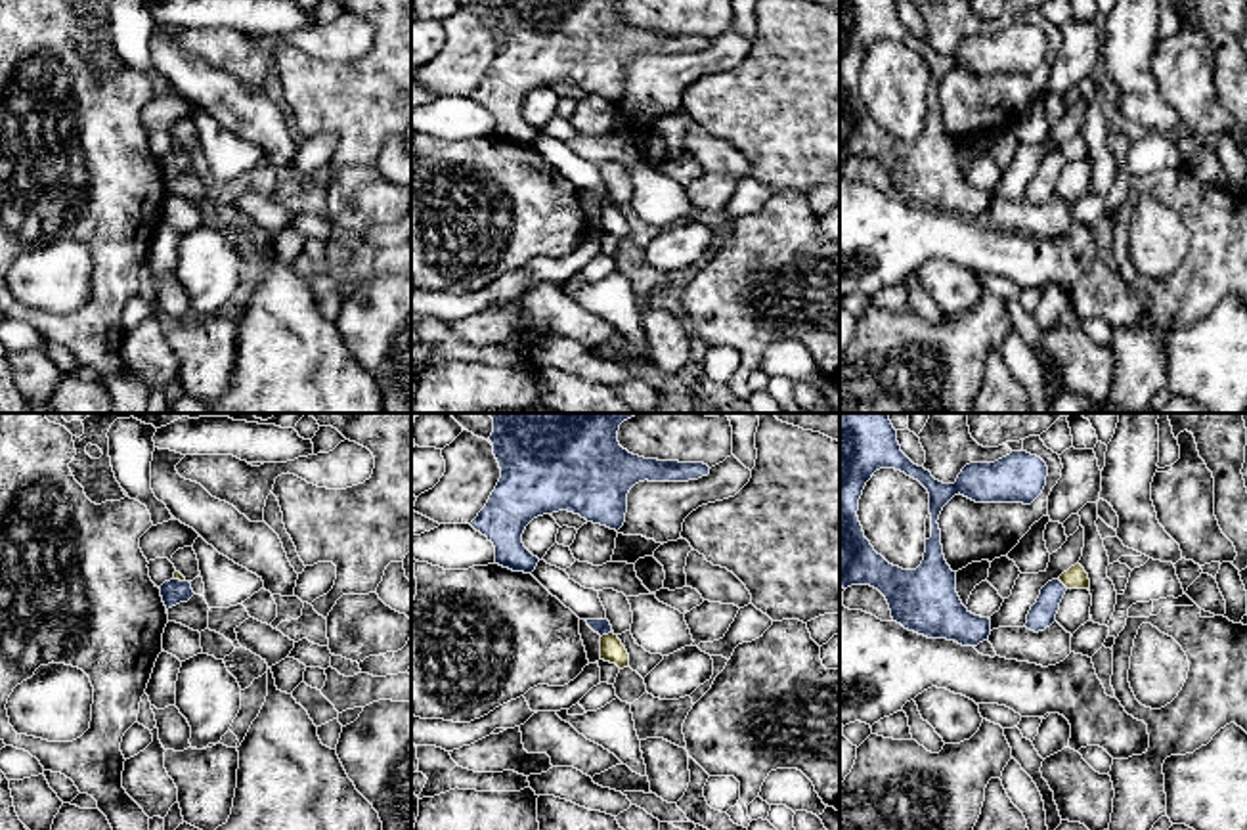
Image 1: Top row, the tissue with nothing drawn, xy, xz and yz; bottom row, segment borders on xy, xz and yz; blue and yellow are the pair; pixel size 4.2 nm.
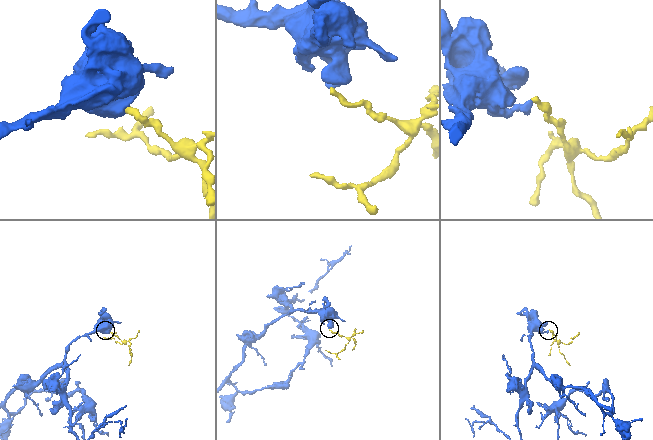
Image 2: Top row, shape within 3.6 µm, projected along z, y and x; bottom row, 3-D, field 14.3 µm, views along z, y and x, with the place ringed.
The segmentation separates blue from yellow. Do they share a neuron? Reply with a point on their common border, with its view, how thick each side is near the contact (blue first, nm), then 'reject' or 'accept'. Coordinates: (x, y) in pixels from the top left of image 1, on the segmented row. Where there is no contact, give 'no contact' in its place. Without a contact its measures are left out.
meets blue in xz at (607, 633); 60 nm thick on the blue side, 100 nm on the other; reject

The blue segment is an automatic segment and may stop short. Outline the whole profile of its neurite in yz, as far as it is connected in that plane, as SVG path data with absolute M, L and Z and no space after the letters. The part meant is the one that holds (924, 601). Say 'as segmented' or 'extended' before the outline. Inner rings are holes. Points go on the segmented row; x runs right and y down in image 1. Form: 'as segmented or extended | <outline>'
as segmented | M840 413L840 585L870 585L878 589L891 610L893 622L928 639L947 639L962 646L977 646L991 635L991 620L972 614L956 593L956 572L945 560L939 530L939 514L954 497L964 495L975 503L1023 503L1031 505L1044 490L1046 463L1027 451L1012 451L995 463L970 463L954 484L943 484L924 467L914 465L897 442L887 413ZM880 469L895 469L918 480L930 493L931 537L926 539L924 560L916 570L889 564L874 551L859 522L859 499L866 482Z

